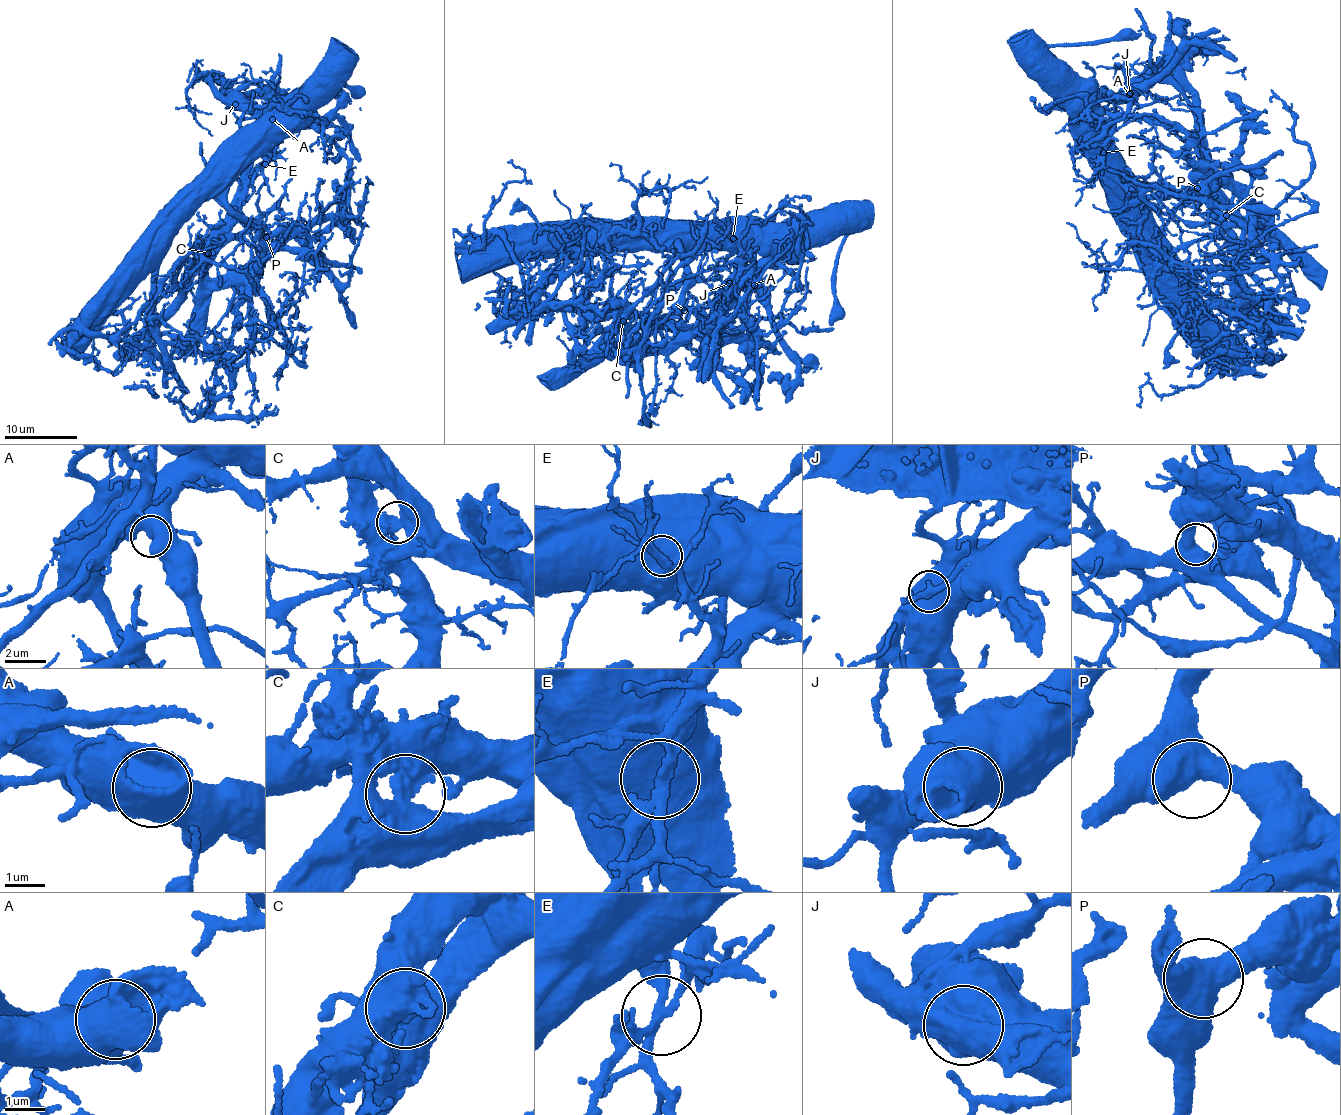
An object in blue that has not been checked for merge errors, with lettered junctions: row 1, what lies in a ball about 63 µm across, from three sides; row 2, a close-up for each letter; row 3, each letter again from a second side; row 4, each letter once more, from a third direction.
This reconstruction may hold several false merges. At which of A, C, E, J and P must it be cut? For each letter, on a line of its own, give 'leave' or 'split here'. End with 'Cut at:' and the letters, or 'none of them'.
A: leave
C: split here
E: split here
J: split here
P: leave
Cut at: C, E, J

